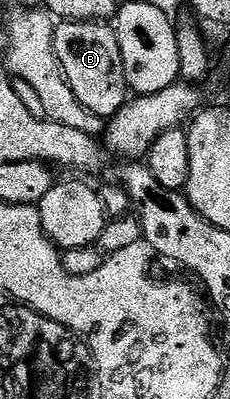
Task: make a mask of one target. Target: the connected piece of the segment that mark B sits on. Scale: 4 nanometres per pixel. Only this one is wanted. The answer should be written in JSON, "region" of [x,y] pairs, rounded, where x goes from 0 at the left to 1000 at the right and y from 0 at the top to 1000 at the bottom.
{"region":[[[265,53],[243,60],[243,73],[239,133],[326,243],[391,291],[426,288],[443,303],[487,298],[570,238],[504,75],[457,53]]]}

